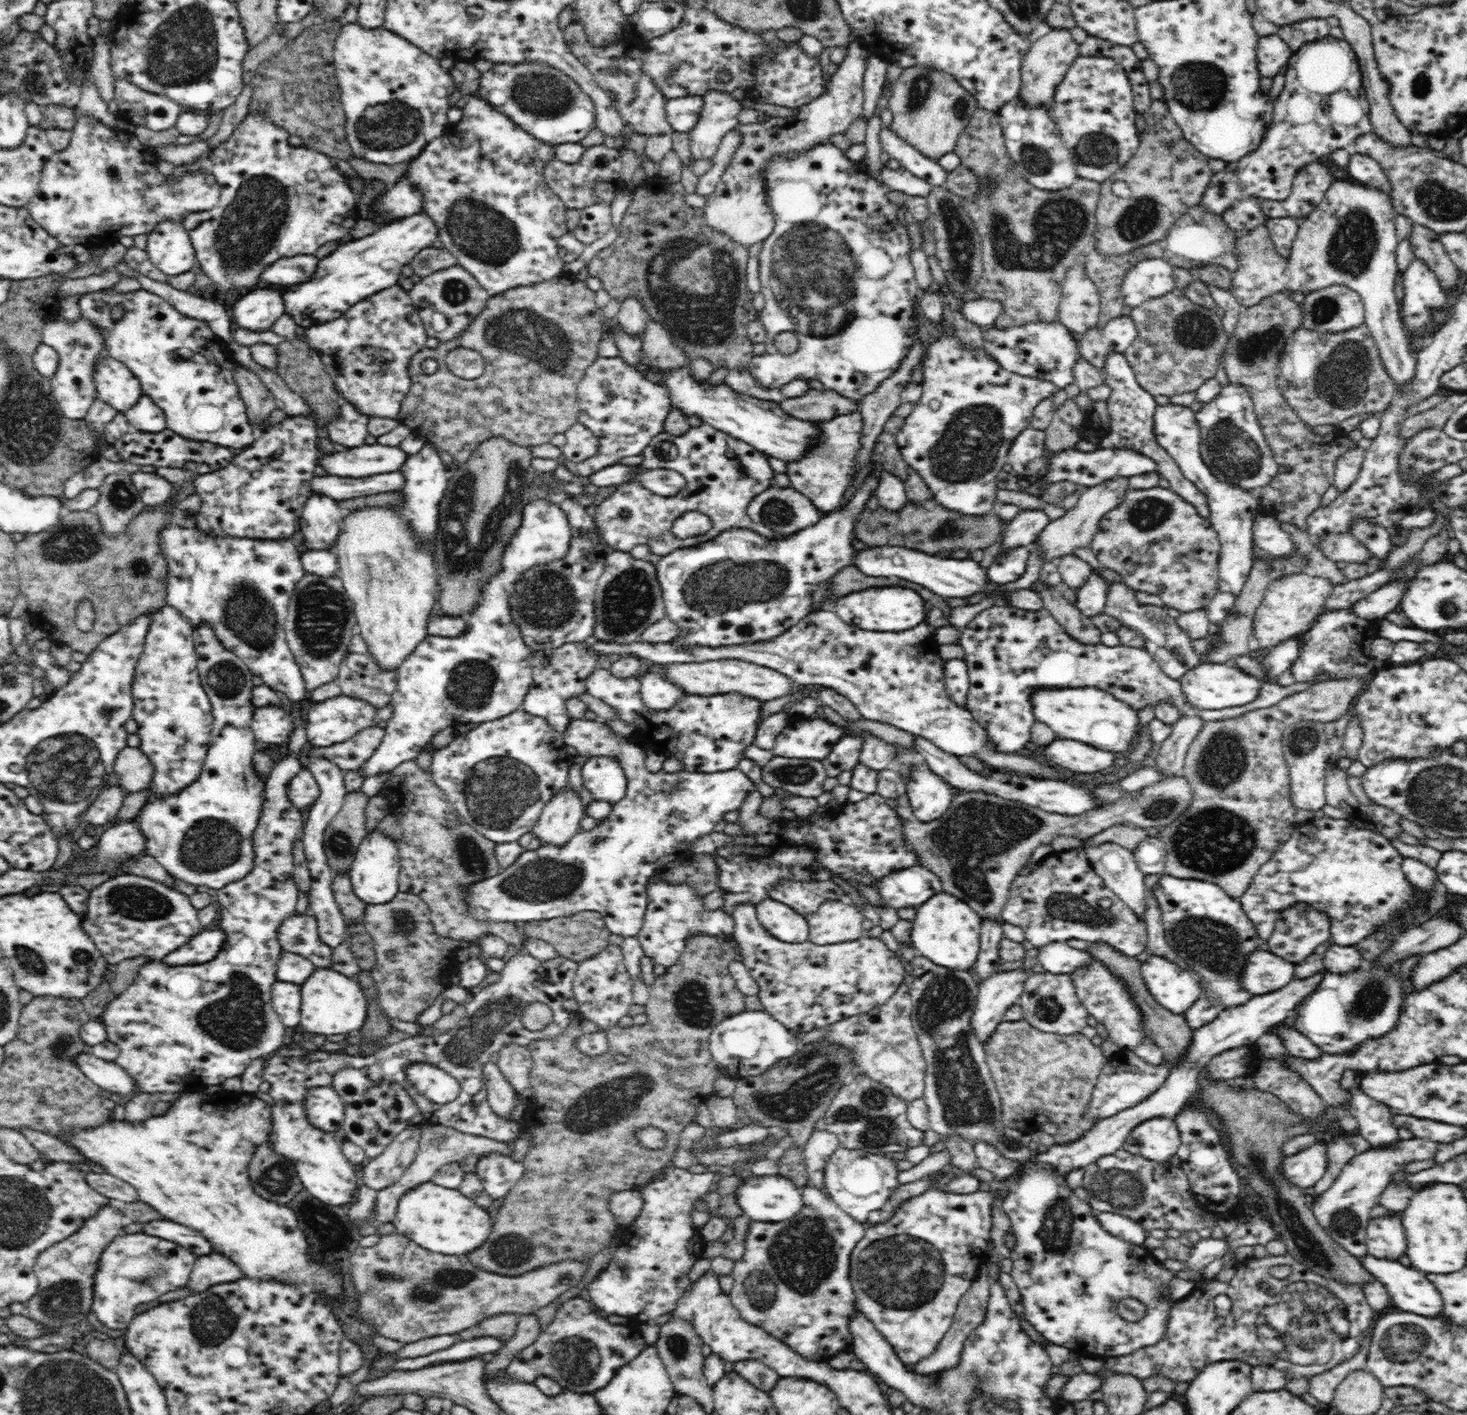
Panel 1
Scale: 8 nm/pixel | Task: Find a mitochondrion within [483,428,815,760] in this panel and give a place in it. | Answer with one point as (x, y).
(721, 586)

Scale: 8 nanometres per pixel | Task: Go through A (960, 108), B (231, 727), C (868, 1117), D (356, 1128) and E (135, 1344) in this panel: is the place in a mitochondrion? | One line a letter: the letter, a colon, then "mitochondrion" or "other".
A: mitochondrion
B: other
C: mitochondrion
D: other
E: other

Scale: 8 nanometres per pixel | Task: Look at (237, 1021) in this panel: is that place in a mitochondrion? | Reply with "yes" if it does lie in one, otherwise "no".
yes

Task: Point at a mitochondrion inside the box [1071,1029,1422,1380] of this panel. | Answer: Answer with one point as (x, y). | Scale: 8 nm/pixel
(1307, 1325)

